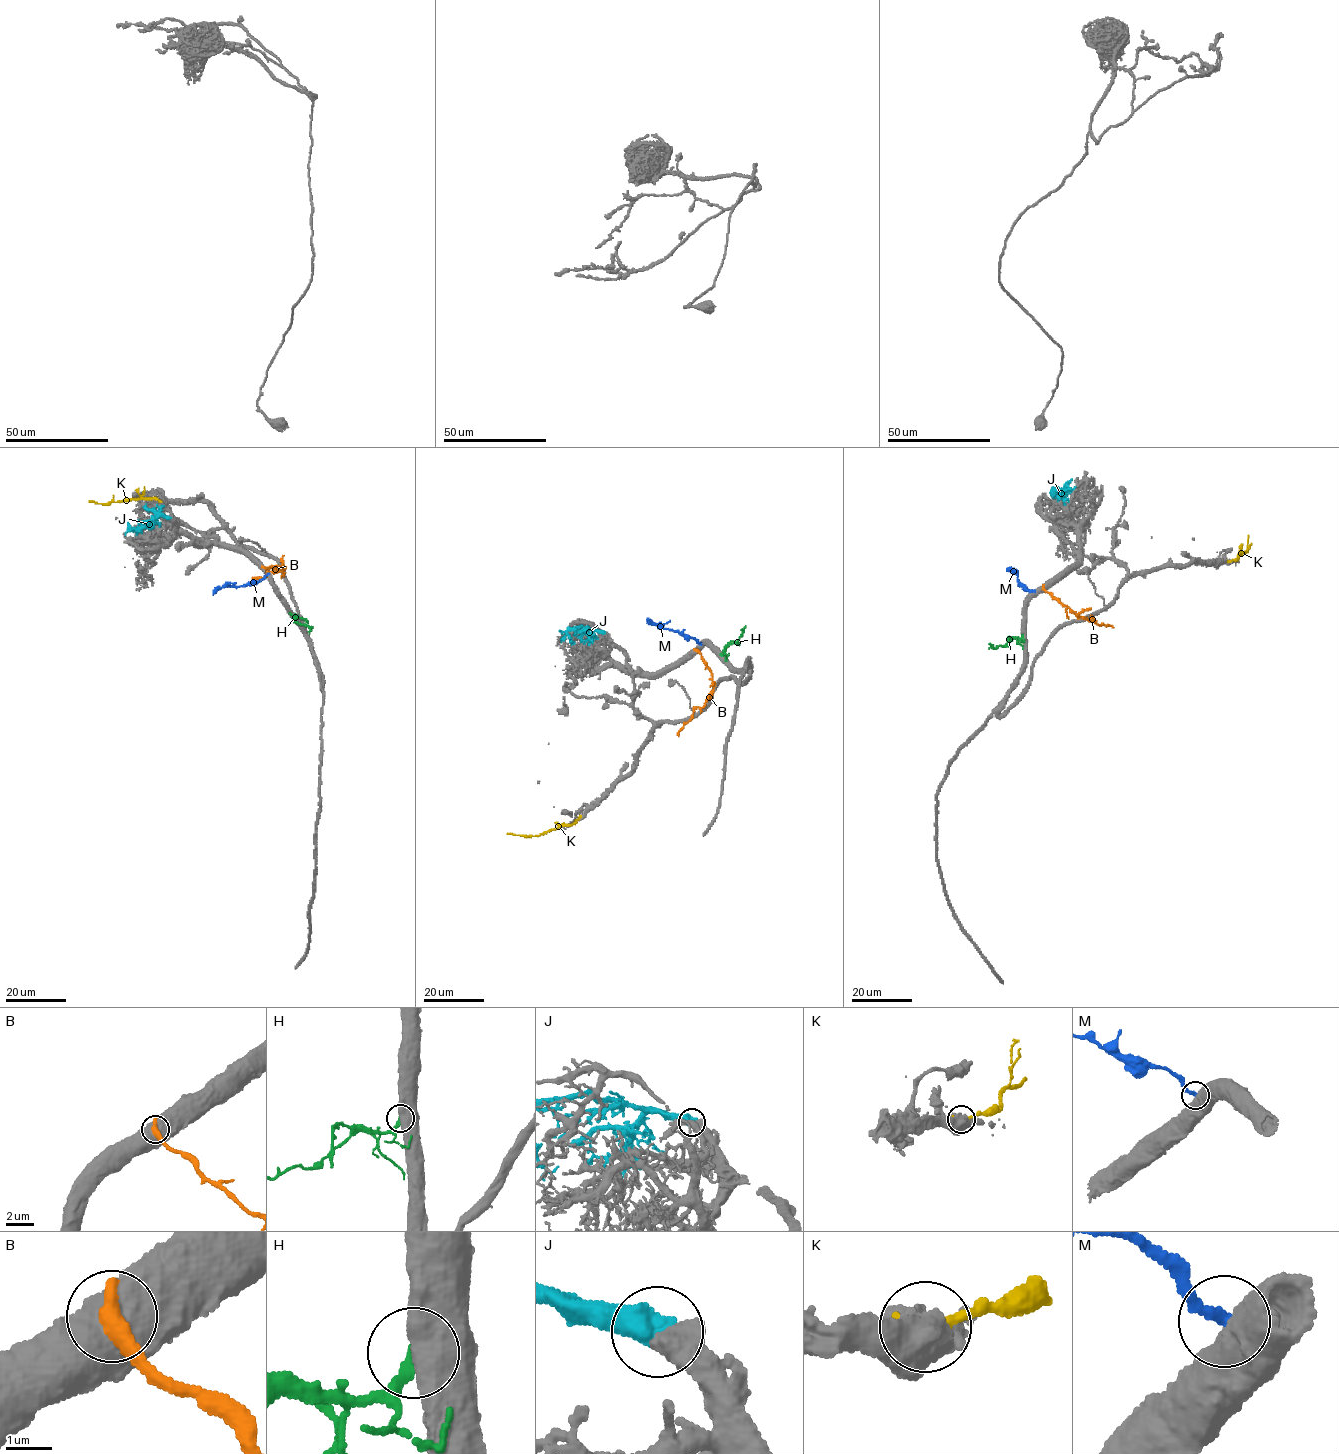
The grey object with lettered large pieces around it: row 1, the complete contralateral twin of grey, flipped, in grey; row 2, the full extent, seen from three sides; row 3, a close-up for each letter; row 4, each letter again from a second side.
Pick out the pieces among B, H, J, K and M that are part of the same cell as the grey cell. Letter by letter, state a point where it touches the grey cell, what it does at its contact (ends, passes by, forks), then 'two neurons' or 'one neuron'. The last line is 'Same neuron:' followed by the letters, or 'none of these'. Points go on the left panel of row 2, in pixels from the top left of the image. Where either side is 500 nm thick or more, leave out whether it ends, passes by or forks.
B: contact (264, 567); two neurons
H: contact (290, 613); two neurons
J: contact (169, 518); one neuron
K: contact (159, 501); two neurons
M: contact (267, 574); two neurons
Same neuron: J

